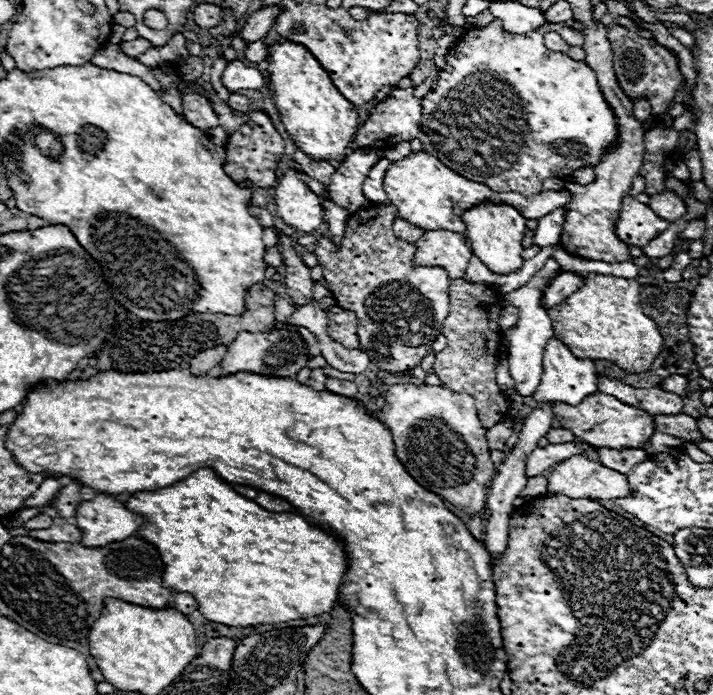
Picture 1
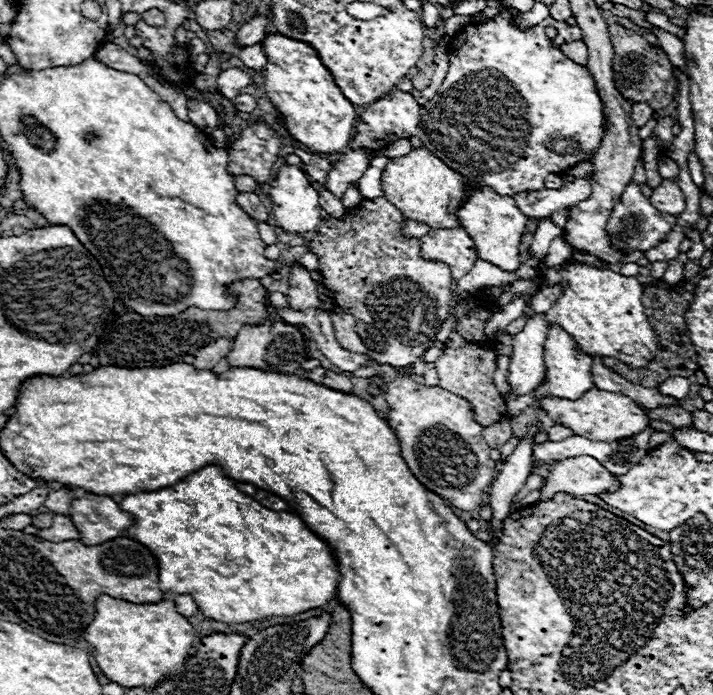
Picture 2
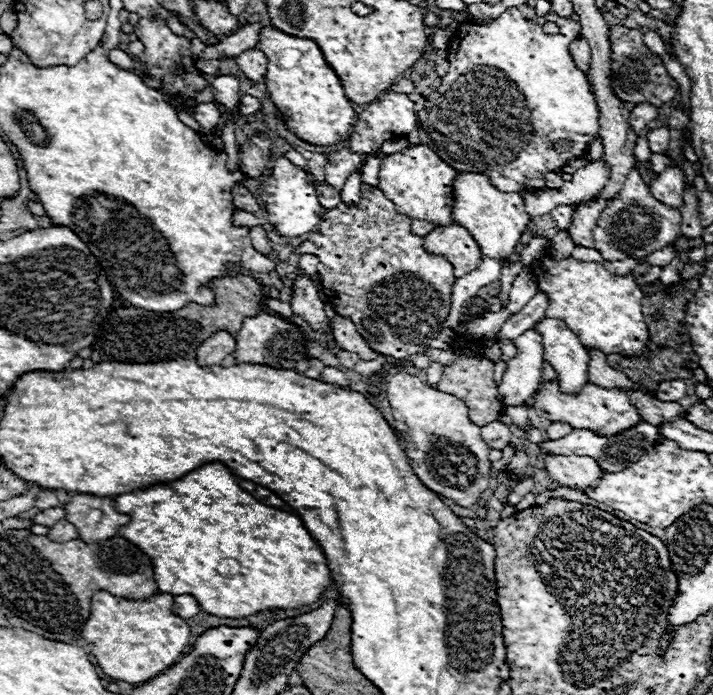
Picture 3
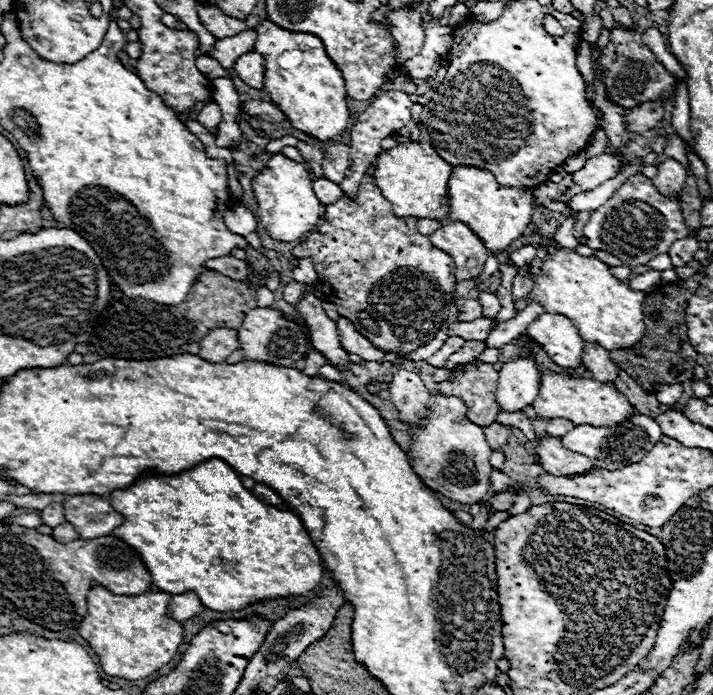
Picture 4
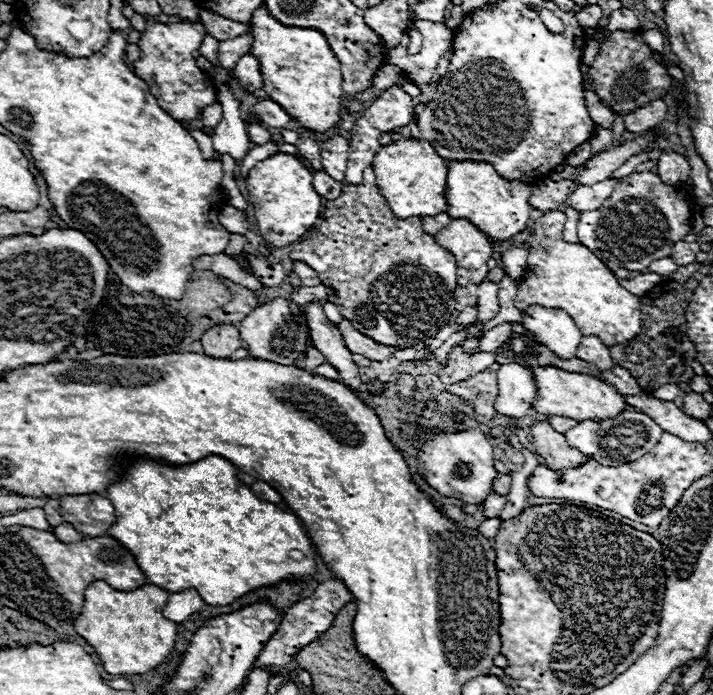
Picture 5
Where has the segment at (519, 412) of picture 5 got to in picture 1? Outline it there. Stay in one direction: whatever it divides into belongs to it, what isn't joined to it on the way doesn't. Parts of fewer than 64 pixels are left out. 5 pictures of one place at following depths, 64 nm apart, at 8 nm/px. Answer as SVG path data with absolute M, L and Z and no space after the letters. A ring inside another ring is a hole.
M548 258L548 262L540 268L540 272L536 276L532 276L524 288L508 292L508 294L500 294L502 304L512 304L512 306L518 306L518 310L520 310L518 324L514 328L506 330L506 340L510 340L510 352L508 352L510 376L514 380L514 390L520 396L532 396L532 392L538 388L542 372L544 372L542 354L544 354L546 342L552 338L554 330L552 330L552 322L550 322L546 310L540 306L540 298L558 272L560 272L560 264L554 258Z

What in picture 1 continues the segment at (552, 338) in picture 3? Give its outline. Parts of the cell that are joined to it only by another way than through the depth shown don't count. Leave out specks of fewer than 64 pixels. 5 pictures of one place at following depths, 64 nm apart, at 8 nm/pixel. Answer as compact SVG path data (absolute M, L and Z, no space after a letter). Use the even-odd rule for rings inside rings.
M556 336L550 338L546 350L544 350L544 374L542 382L532 394L534 400L538 402L566 402L566 404L580 404L586 396L594 394L596 388L596 372L594 372L594 362L586 358L576 358L570 348Z

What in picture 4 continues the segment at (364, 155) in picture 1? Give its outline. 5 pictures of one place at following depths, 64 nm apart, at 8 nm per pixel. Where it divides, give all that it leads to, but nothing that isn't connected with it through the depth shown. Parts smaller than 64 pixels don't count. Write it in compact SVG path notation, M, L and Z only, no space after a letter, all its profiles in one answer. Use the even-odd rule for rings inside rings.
M334 142L332 146L326 148L322 168L324 168L324 176L328 180L332 180L336 184L340 184L344 180L344 172L350 166L348 152L350 152L350 148L346 144L342 144L342 142Z

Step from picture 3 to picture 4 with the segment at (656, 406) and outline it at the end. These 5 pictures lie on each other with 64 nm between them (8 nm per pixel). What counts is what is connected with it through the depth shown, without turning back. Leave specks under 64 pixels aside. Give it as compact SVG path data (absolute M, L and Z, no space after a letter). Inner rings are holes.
M618 370L618 376L616 376L616 380L614 380L612 384L614 384L616 390L620 390L620 394L624 394L624 396L630 400L630 404L632 404L640 414L646 414L646 416L654 418L656 414L666 412L666 410L672 408L672 406L660 404L660 402L654 398L654 394L648 394L646 390L642 390L624 370Z

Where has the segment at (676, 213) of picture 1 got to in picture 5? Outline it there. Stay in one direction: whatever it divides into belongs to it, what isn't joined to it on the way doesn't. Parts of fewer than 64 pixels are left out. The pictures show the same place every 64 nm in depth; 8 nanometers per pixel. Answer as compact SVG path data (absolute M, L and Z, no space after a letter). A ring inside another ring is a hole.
M662 150L658 158L658 174L666 184L684 184L690 174L690 164L682 154Z

